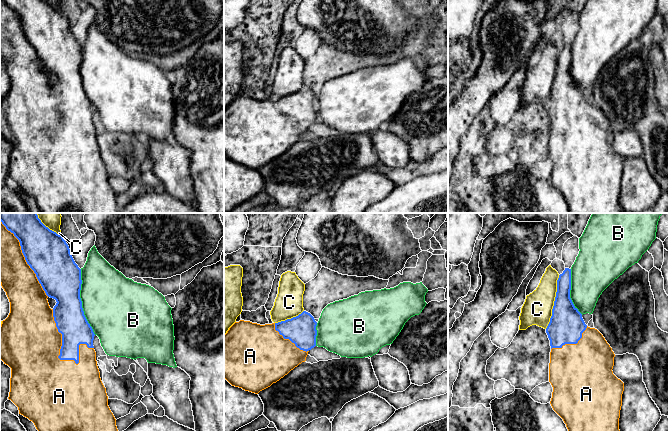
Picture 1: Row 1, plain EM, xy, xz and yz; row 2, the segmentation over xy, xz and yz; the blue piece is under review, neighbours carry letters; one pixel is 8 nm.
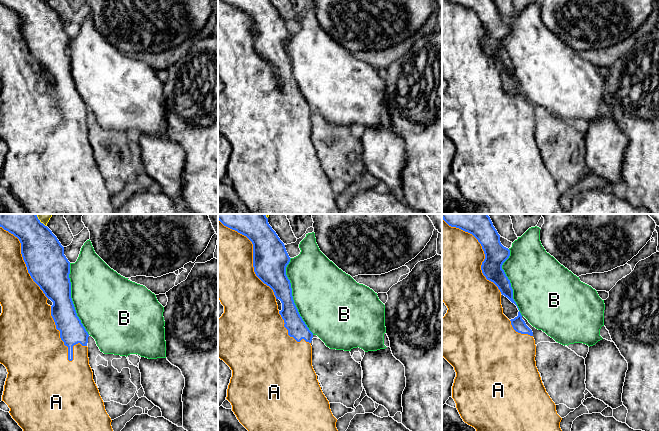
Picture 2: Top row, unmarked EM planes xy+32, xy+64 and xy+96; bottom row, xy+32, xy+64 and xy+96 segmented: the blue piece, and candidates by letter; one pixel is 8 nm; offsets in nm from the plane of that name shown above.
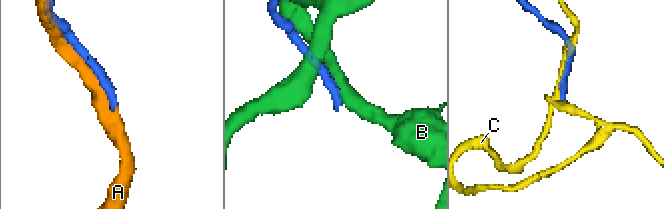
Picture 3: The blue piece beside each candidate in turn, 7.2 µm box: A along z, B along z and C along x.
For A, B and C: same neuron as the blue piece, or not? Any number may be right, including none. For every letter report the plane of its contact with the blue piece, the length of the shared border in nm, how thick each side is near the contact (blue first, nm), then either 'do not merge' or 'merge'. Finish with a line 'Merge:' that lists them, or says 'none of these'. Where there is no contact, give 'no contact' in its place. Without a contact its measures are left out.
A: contact in xy; length 500 nm; calibres 240 and 480 nm; merge
B: contact in xy; length 550 nm; calibres 320 and 480 nm; do not merge
C: contact in yz; length 440 nm; calibres 280 and 240 nm; do not merge
Merge: A

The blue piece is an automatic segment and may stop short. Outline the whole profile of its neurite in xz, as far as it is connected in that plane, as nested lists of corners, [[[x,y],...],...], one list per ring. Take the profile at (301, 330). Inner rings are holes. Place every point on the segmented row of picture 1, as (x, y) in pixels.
[[[306,311],[272,324],[235,322],[224,335],[224,378],[232,386],[258,394],[306,361],[308,352],[316,346],[316,326],[314,317]]]

